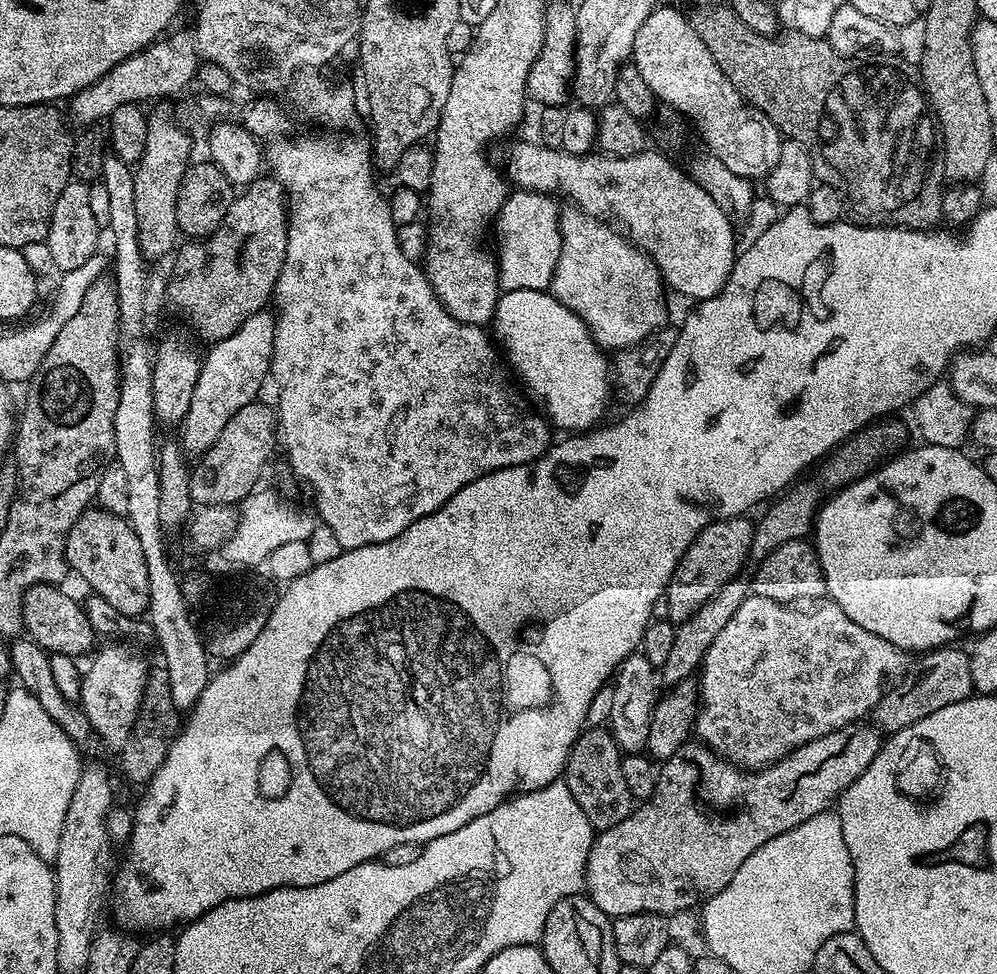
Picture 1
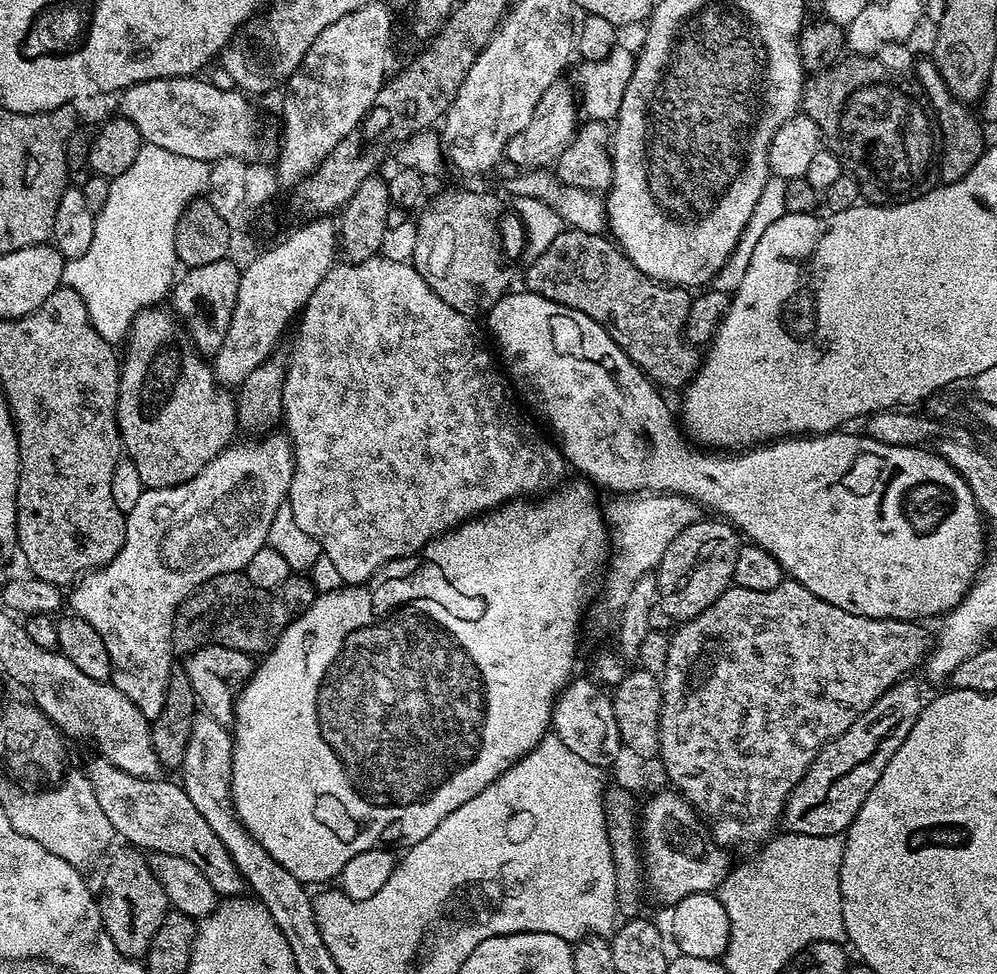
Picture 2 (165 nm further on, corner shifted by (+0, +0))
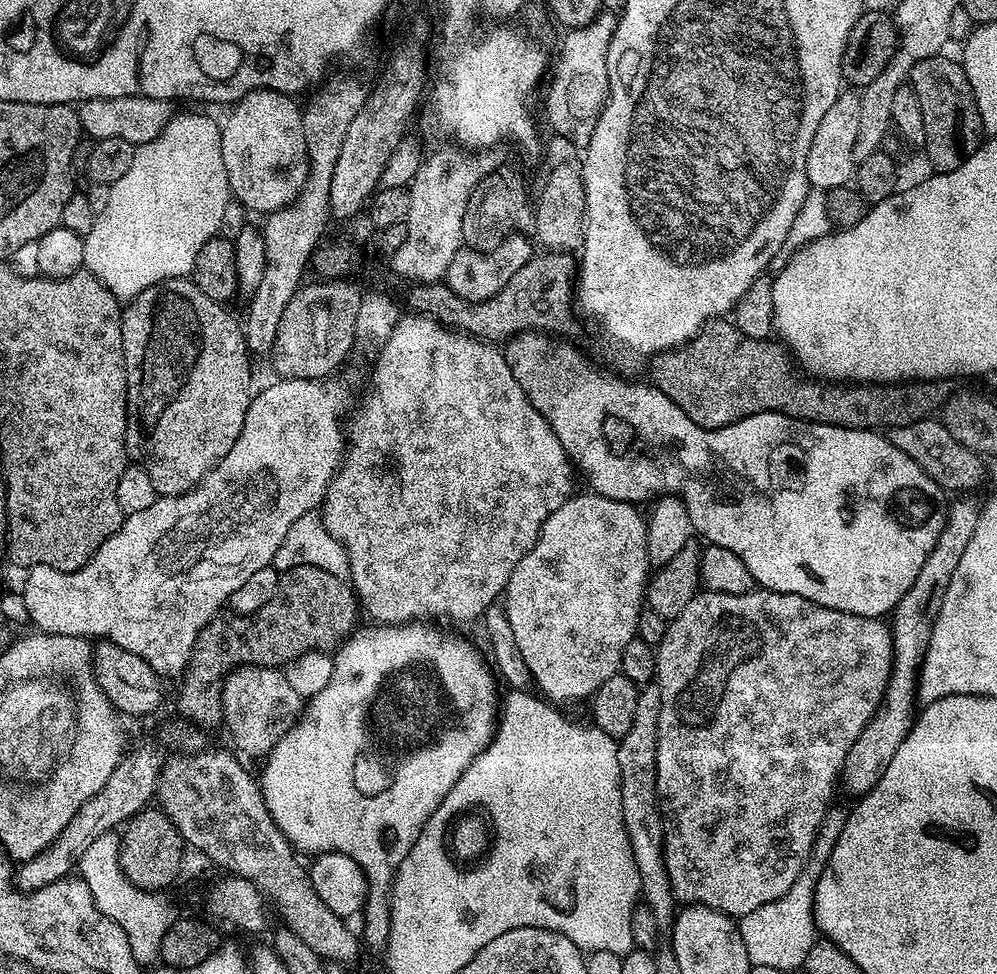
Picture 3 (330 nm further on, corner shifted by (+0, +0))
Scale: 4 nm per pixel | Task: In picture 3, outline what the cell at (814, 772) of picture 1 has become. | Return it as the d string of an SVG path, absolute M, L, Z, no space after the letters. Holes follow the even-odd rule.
M956 498L943 517L938 542L934 542L934 550L926 554L926 562L922 562L922 570L918 570L918 578L910 585L910 590L902 594L902 598L890 613L890 631L892 633L892 673L884 686L884 698L880 708L867 726L860 731L858 742L850 746L846 754L846 762L840 771L839 783L852 798L866 795L882 778L890 758L894 758L894 750L902 746L906 734L912 729L918 715L918 670L924 664L924 654L934 634L934 622L940 616L942 598L946 598L946 590L952 581L954 570L958 570L958 562L962 562L962 554L966 550L966 542L974 536L974 526L978 526L981 505L972 500Z

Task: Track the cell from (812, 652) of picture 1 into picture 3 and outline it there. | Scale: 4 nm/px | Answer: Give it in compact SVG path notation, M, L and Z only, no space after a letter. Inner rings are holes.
M707 590L697 591L690 602L676 616L668 620L668 629L662 638L662 642L655 645L656 653L656 678L655 683L660 687L662 694L662 714L658 714L658 742L656 743L656 798L660 802L660 817L664 827L664 861L666 862L666 874L670 878L672 894L681 905L701 904L707 908L713 908L726 915L739 918L746 914L754 914L760 906L766 906L786 894L790 886L799 876L805 875L810 857L813 855L812 847L816 844L816 831L824 824L828 816L828 803L832 800L836 788L838 792L838 781L840 771L844 768L846 754L854 742L858 742L860 731L872 720L880 708L880 702L884 698L884 686L887 684L892 673L892 633L889 625L883 619L874 616L855 616L849 612L839 612L818 606L798 594L786 594L785 592L769 592L767 590L753 590L746 594L718 594Z

